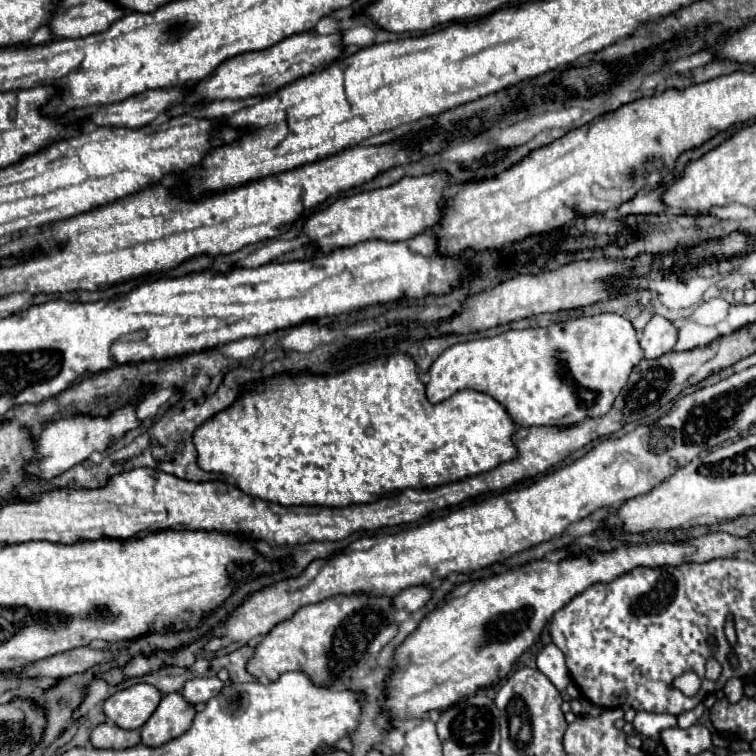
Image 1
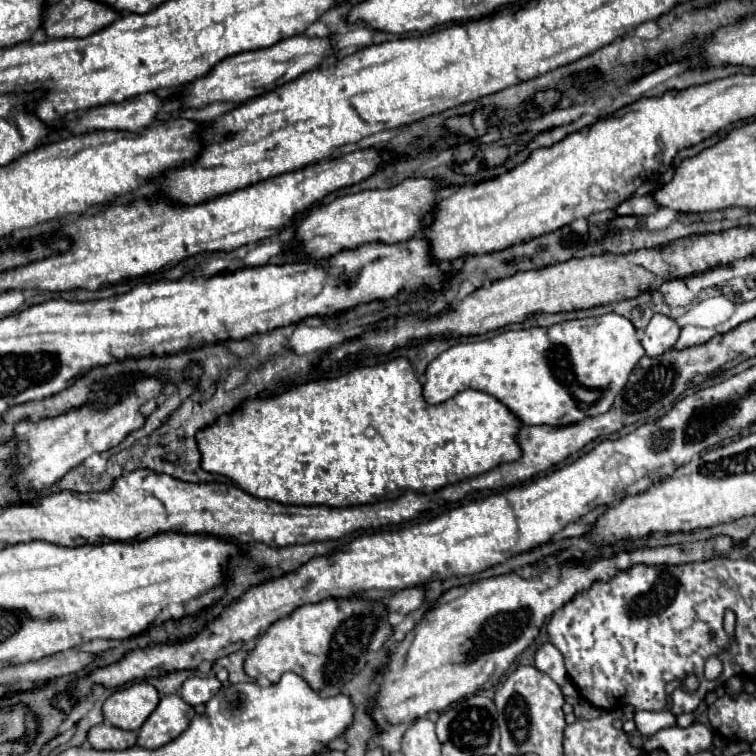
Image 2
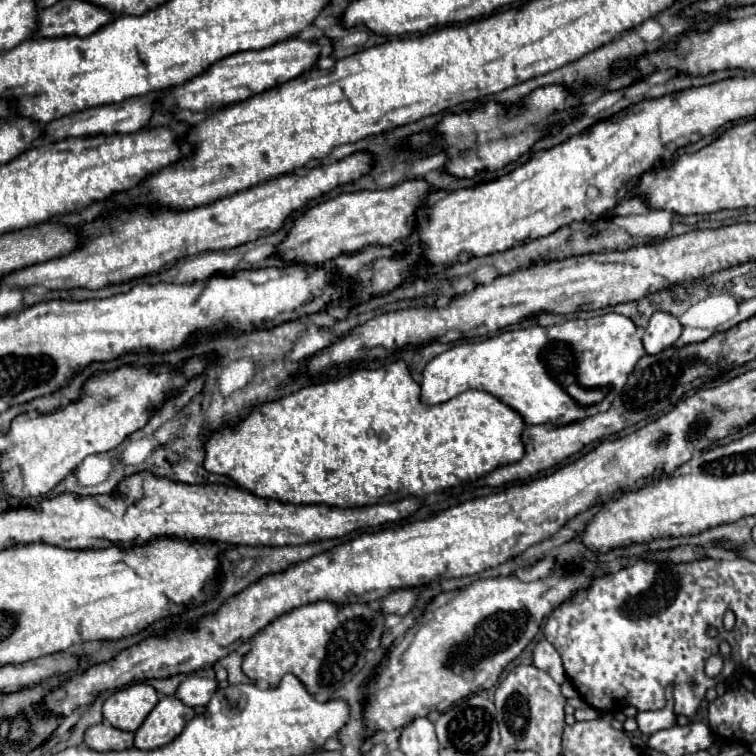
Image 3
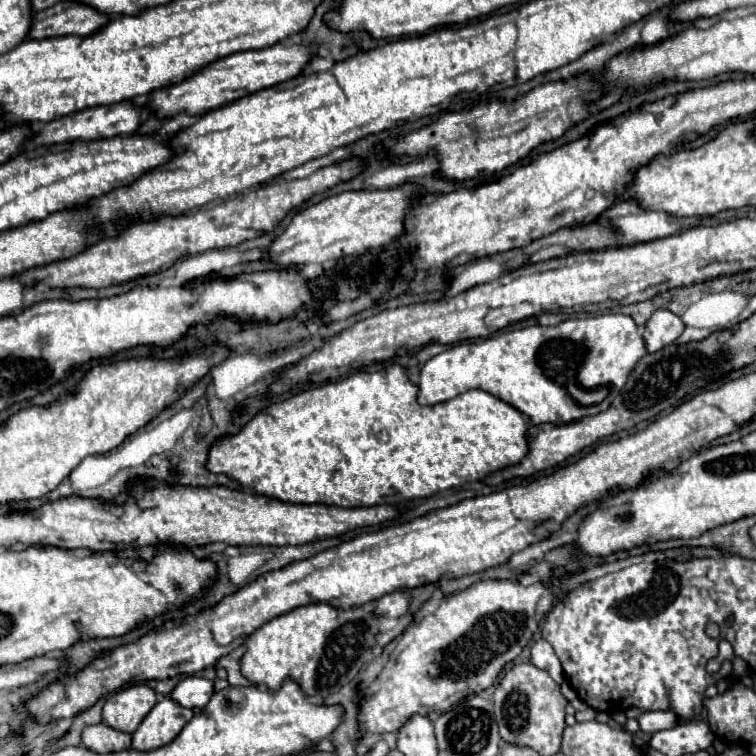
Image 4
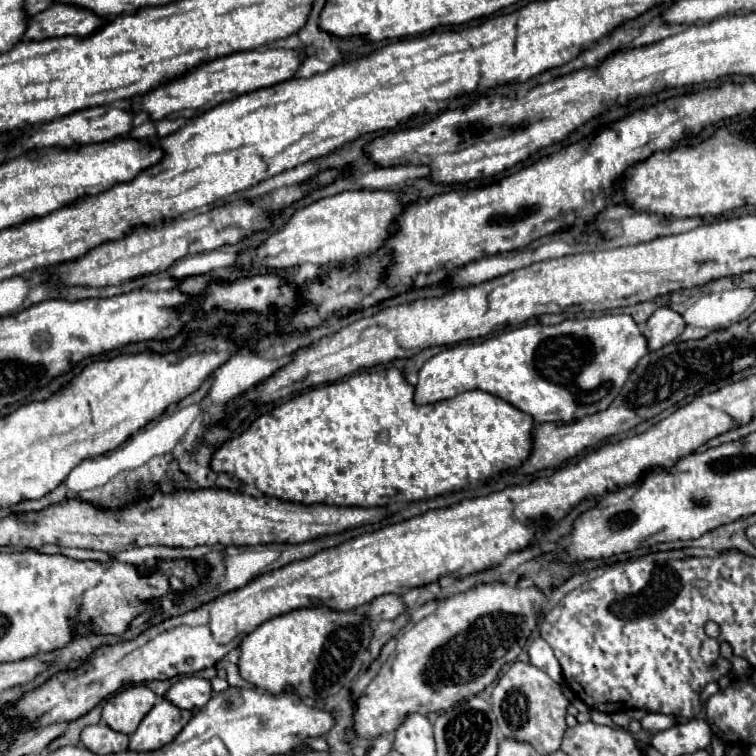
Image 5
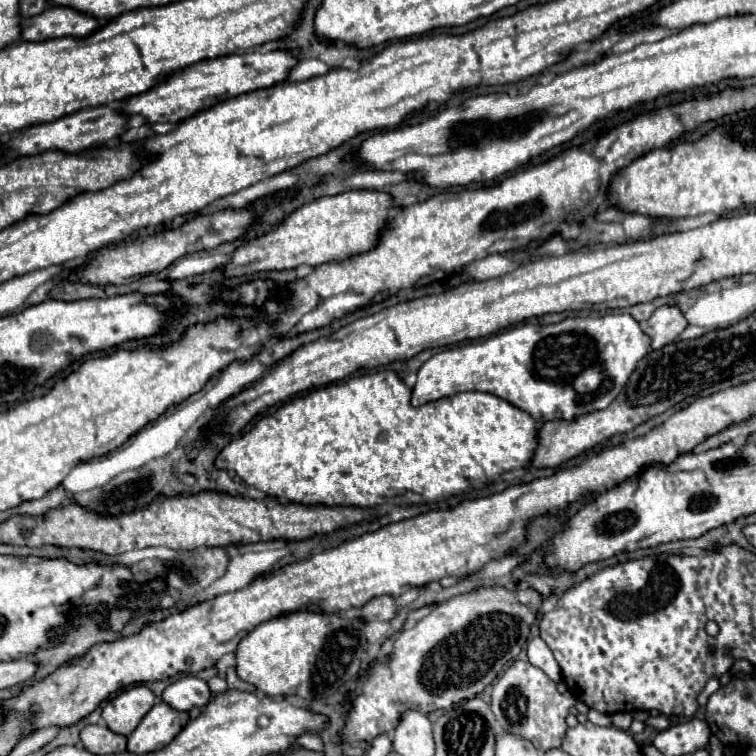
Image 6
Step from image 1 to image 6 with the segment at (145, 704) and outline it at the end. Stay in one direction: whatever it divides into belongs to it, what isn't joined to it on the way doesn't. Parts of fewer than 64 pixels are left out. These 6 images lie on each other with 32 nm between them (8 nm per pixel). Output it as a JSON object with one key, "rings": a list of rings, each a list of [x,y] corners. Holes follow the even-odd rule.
{"rings":[[[132,686],[106,702],[102,718],[116,734],[128,736],[154,706],[156,696],[146,686]]]}

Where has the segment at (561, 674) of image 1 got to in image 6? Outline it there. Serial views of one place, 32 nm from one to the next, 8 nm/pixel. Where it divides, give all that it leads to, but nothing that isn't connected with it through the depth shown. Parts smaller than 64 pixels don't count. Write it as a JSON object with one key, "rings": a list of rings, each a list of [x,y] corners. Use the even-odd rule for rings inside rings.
{"rings":[[[538,636],[532,638],[532,640],[528,642],[528,650],[526,650],[526,652],[528,652],[530,664],[542,668],[554,682],[560,680],[560,666],[558,666],[558,662],[554,660],[550,648],[544,644],[542,638],[538,638]]]}

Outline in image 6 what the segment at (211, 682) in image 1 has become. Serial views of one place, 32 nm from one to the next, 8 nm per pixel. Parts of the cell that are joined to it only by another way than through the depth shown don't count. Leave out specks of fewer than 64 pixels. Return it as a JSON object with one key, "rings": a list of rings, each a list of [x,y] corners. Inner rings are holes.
{"rings":[[[184,676],[172,682],[162,692],[162,702],[178,712],[188,712],[192,706],[202,706],[210,698],[208,684],[196,676]]]}

